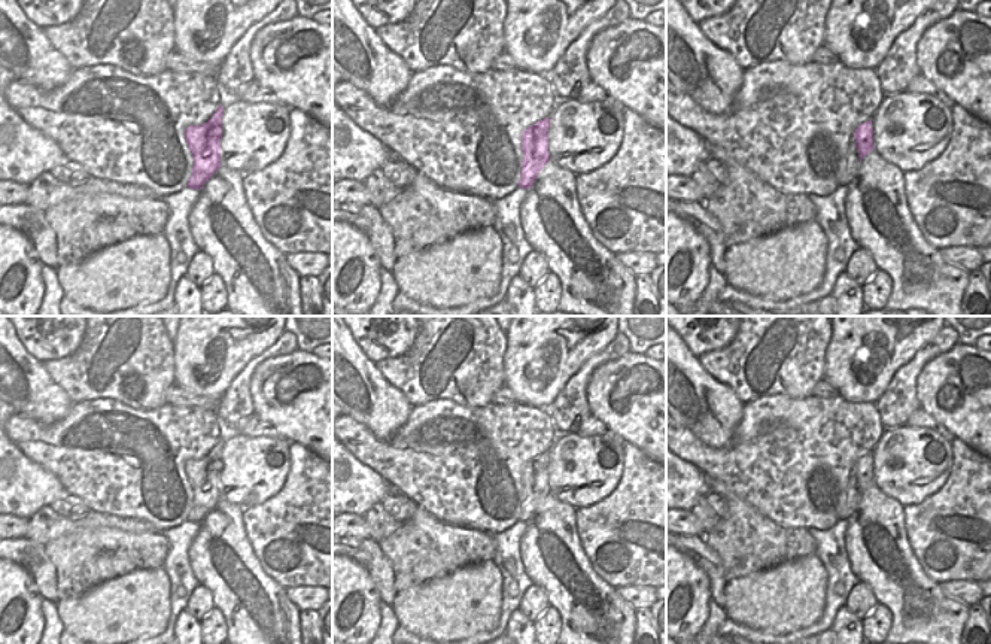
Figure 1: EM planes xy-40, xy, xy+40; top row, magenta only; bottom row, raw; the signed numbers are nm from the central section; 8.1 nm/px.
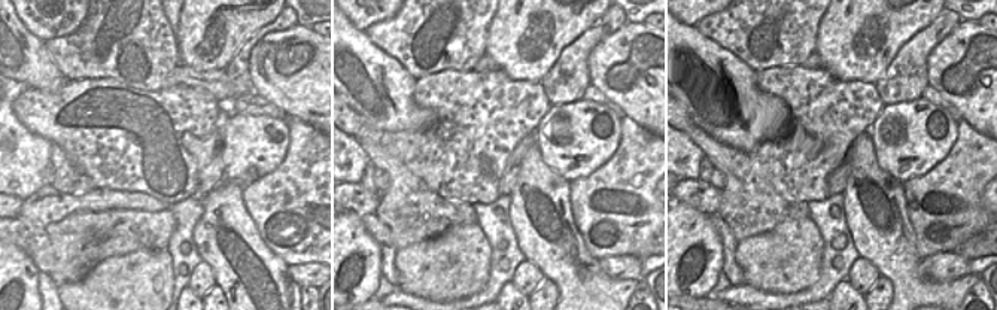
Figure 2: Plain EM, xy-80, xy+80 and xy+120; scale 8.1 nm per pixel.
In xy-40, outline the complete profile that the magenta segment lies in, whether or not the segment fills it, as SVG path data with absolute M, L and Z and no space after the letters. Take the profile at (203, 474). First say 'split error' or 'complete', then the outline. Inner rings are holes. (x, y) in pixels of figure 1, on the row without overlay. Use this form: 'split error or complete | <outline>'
complete | M219 438L213 450L201 459L189 459L185 474L194 492L192 508L188 514L189 523L201 523L216 507L221 498L224 440Z

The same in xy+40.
split error | M870 453L855 462L852 473L849 474L846 489L836 507L838 517L848 520L849 516L857 510L861 493L872 484L873 462Z

